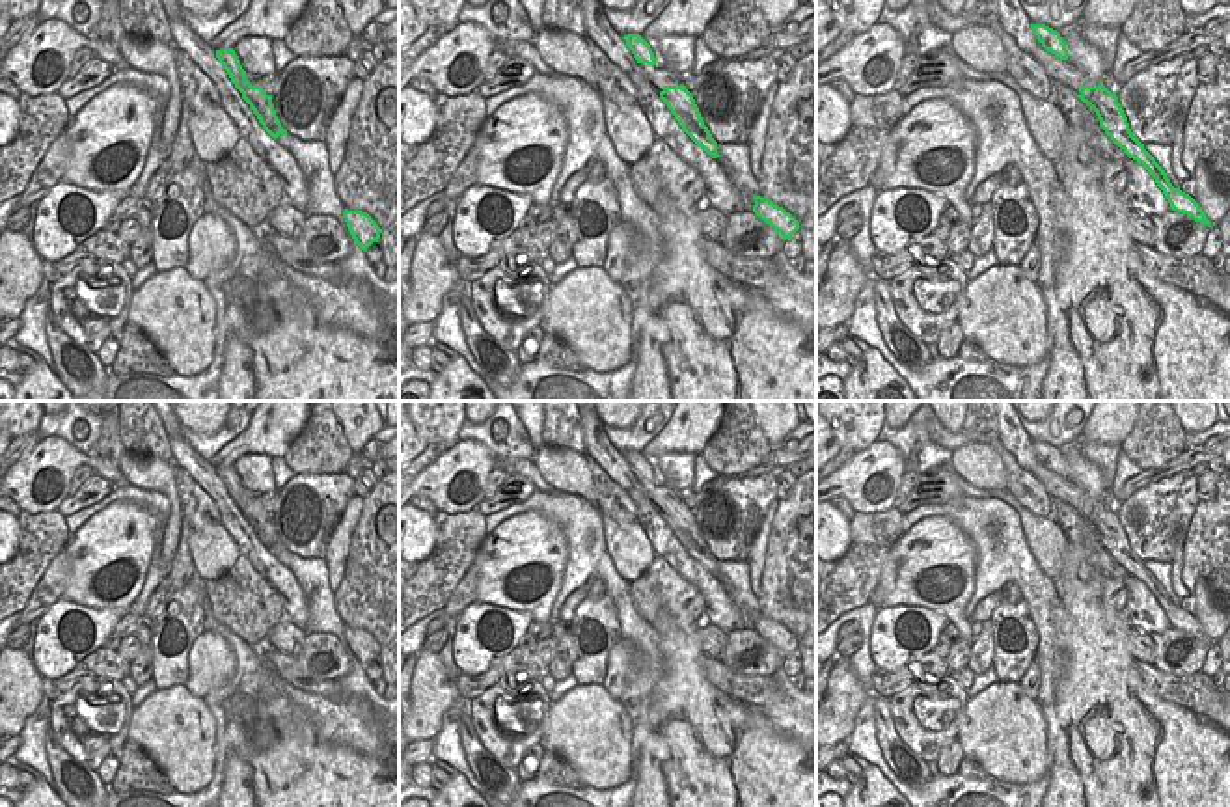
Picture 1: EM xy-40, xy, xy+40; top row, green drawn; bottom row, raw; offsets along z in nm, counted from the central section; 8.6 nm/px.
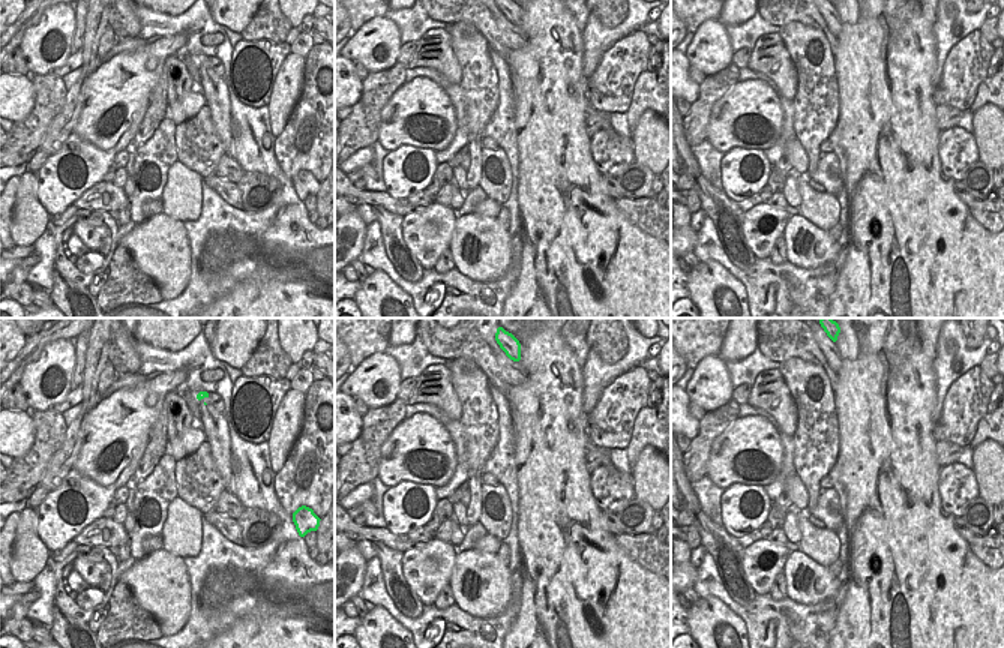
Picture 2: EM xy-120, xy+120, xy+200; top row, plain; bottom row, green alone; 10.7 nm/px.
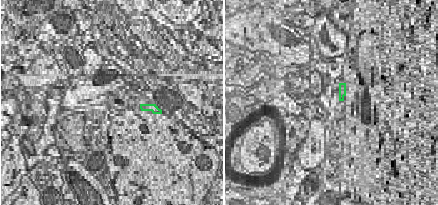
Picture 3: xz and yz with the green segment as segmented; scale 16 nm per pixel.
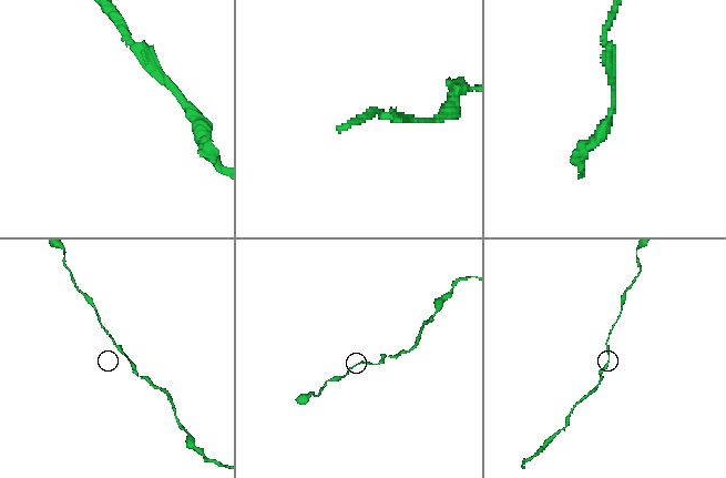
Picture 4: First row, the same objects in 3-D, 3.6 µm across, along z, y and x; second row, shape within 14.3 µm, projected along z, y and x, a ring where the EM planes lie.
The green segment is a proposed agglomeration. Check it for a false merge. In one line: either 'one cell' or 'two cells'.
two cells

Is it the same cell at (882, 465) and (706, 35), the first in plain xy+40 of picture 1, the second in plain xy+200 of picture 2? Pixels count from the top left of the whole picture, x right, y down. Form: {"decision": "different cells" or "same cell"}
{"decision": "same cell"}

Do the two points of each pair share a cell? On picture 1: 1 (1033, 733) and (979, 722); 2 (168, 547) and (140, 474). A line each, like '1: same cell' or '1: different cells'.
1: same cell
2: same cell

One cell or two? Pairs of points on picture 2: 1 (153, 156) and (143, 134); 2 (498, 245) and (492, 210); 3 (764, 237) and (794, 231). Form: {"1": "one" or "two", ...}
{"1": "two", "2": "two", "3": "two"}

